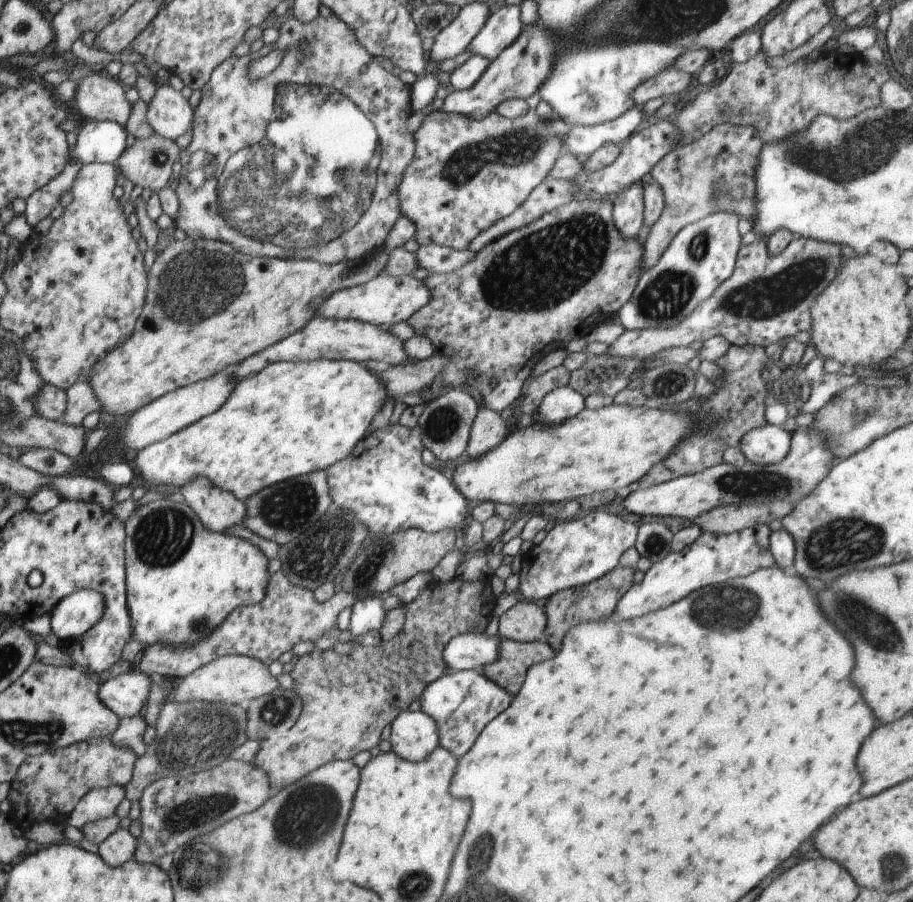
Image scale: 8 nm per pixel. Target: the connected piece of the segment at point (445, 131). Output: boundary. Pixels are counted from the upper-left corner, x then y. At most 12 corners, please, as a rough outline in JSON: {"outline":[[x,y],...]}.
{"outline":[[534,108],[426,110],[398,186],[457,251],[550,176],[571,129]]}

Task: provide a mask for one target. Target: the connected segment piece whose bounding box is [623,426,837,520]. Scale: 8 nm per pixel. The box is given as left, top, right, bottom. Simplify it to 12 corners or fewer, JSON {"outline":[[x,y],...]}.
{"outline":[[791,433],[773,465],[718,463],[631,492],[626,512],[794,507],[836,463],[824,433]]}

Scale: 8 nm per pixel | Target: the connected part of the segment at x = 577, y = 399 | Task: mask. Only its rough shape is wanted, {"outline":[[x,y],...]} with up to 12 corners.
{"outline":[[568,386],[542,399],[537,422],[556,427],[584,410],[585,399]]}

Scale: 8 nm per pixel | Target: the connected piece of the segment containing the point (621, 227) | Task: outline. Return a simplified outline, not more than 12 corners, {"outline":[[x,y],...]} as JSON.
{"outline":[[643,183],[613,198],[624,238],[644,233]]}

